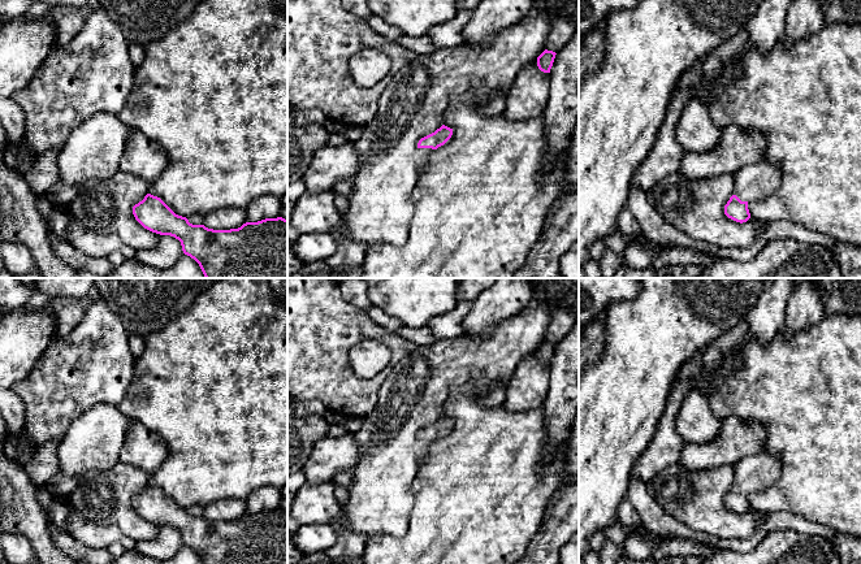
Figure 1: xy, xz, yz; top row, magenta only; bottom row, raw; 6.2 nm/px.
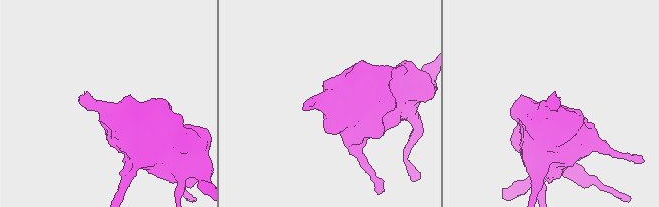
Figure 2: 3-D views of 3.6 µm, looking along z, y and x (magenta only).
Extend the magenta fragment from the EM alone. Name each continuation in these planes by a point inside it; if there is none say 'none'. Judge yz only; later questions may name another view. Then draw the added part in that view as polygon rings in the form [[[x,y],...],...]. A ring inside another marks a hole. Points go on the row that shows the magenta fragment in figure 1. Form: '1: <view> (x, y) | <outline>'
1: yz (755, 182) | [[[761,161],[747,165],[736,173],[736,195],[741,201],[766,199],[780,183],[780,169],[775,164]]]

